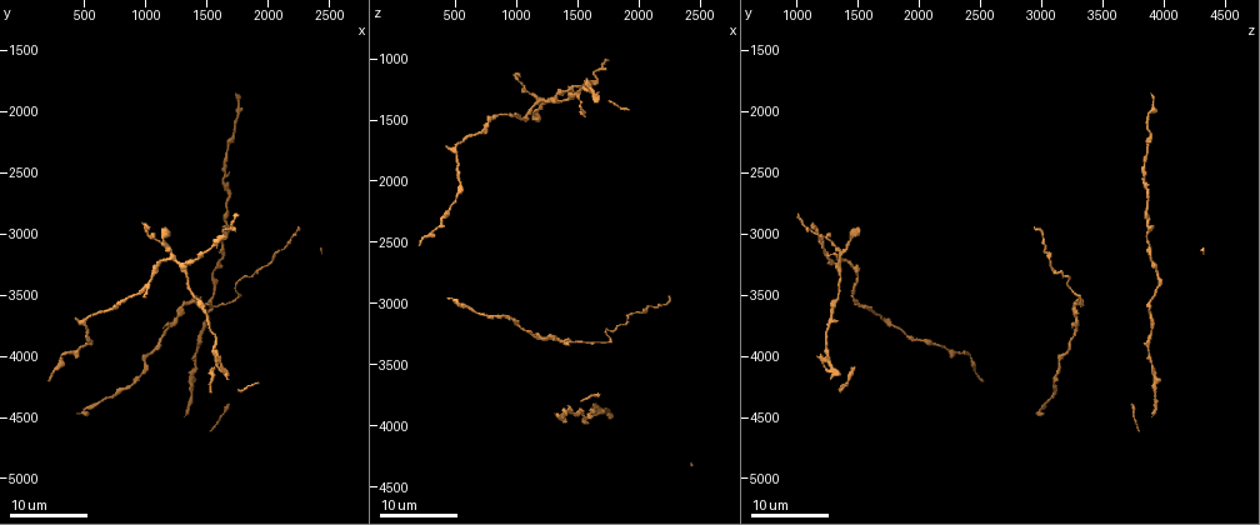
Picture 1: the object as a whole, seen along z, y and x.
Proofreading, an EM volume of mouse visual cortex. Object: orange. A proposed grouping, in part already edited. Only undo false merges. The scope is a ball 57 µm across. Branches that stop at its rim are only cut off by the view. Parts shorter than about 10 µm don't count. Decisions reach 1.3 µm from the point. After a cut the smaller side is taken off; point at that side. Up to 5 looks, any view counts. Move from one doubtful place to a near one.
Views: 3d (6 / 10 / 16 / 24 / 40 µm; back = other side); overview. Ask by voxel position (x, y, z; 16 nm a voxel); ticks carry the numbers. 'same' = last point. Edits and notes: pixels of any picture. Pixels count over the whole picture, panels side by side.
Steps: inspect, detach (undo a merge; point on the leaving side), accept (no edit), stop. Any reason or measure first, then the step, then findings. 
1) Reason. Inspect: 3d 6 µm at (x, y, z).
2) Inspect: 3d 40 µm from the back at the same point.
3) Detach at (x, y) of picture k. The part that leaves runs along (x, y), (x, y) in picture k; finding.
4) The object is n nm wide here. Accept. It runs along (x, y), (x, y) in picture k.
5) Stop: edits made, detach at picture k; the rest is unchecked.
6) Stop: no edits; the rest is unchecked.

Thick turns thin. Inspect: 3d 24 µm at (1080, 3320, 1480).

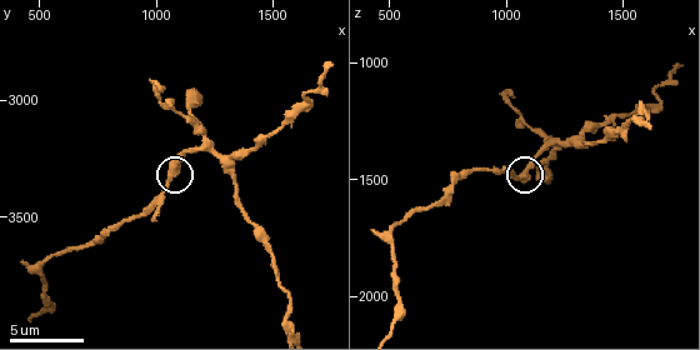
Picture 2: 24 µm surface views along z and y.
Inspect: 3d 10 µm at (1050, 3350, 1500).

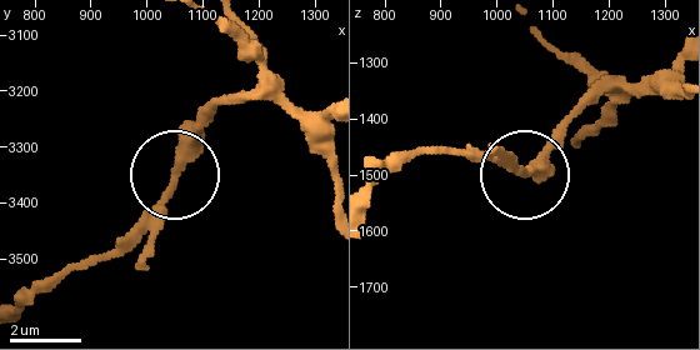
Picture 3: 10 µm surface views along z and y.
From behind. Inspect: 3d 10 µm from the back at (1050, 3345, 1490).

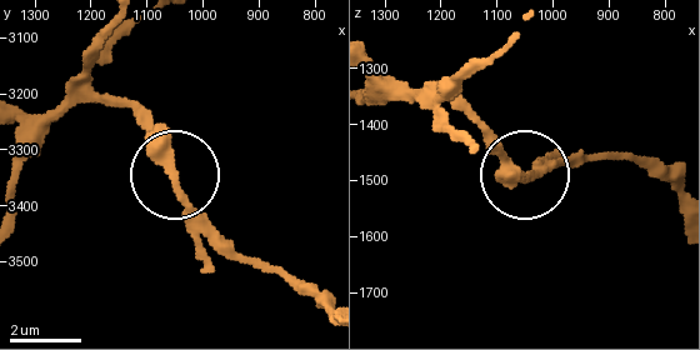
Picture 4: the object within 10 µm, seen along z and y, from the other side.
The object is 290 nm wide here. Accept. It runs along (328, 309), (239, 255), (185, 193), (166, 148), (125, 106) in picture 4; all the same neuron.

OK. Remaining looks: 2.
Calibre changes. Inspect: 3d 24 µm at (1660, 2960, 3880).

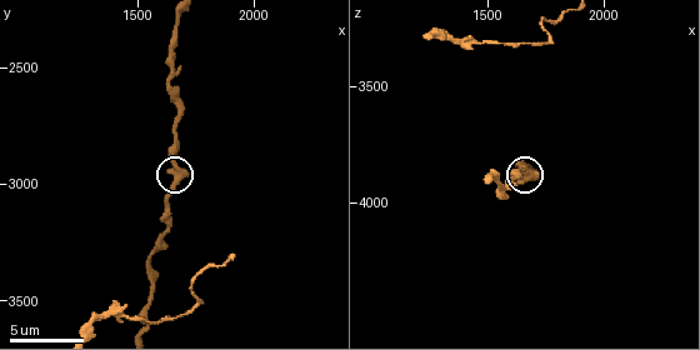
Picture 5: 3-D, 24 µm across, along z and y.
Inspect: 3d 10 µm at (1670, 3000, 3860).

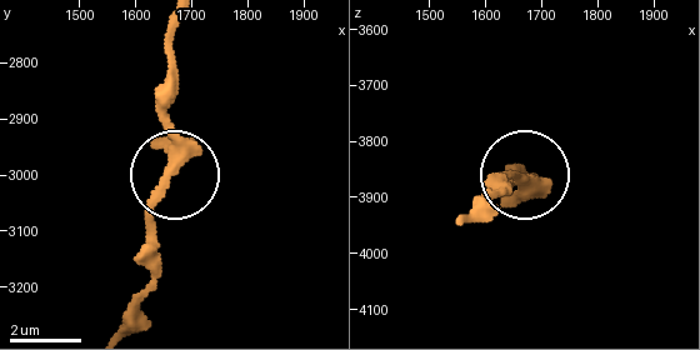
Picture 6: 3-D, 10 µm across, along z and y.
4 arms meet here. Accept. All the same neuron.

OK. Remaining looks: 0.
Stop: no edits; the rest is unchecked.

